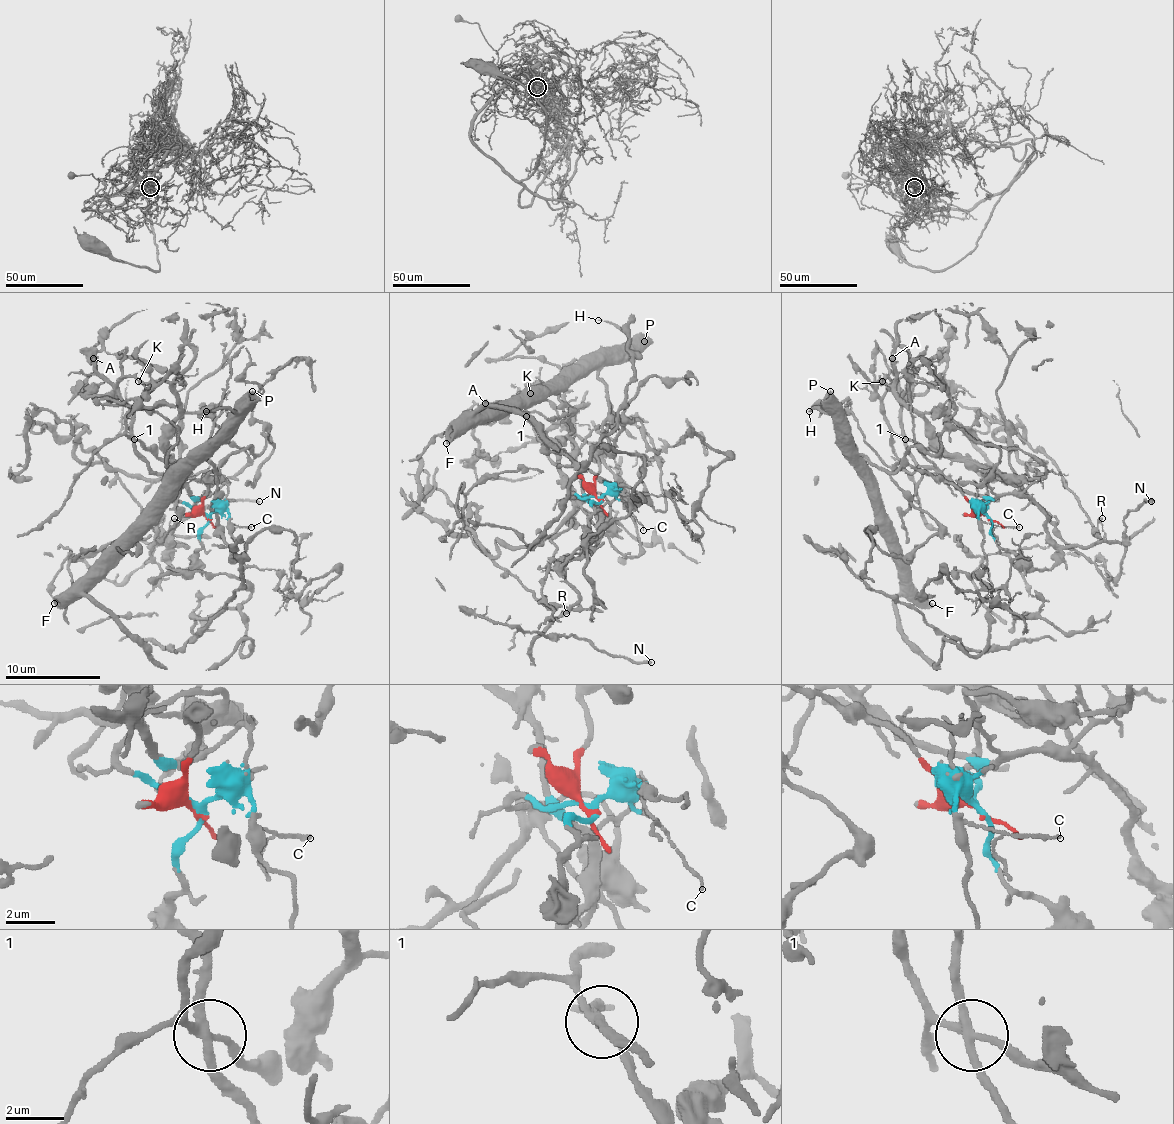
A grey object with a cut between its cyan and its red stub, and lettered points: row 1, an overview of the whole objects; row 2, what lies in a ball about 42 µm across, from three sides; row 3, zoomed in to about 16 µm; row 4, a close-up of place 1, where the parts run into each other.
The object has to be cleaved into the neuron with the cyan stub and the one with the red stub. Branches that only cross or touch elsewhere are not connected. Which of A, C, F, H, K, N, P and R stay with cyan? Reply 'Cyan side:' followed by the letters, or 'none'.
Cyan side: A, C, K, N, R

